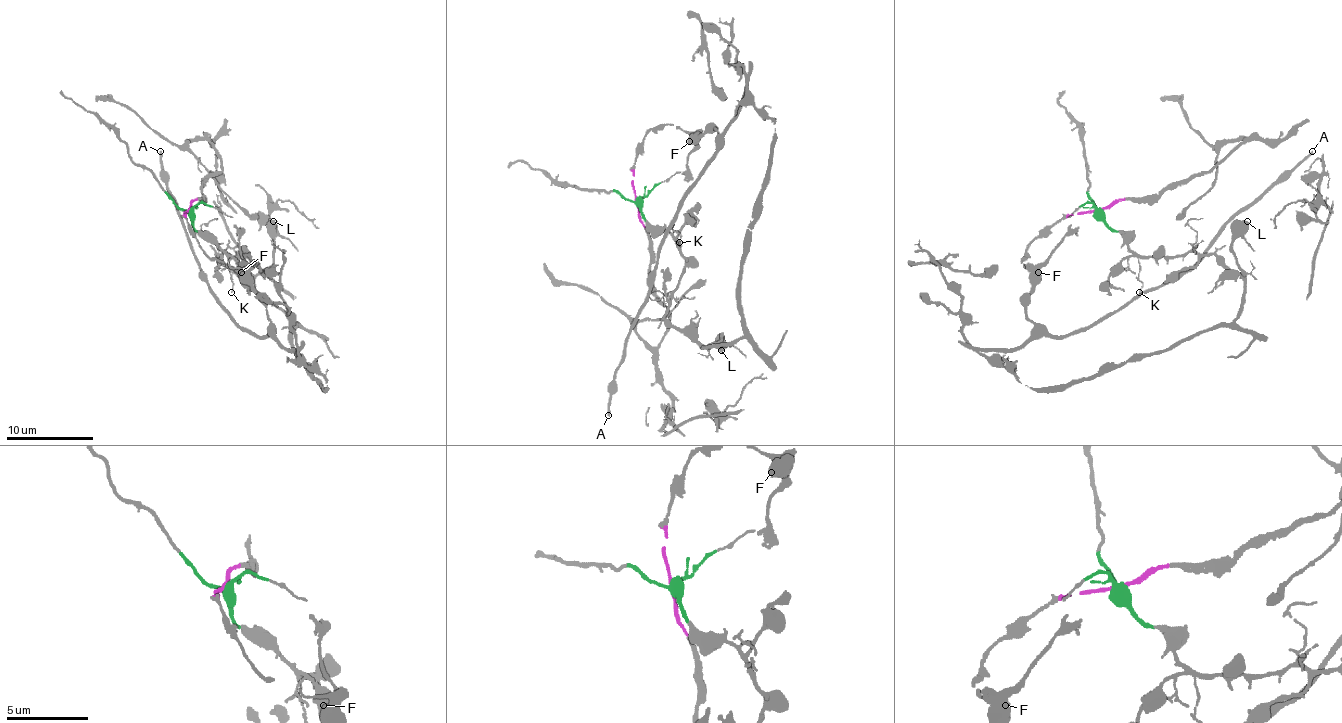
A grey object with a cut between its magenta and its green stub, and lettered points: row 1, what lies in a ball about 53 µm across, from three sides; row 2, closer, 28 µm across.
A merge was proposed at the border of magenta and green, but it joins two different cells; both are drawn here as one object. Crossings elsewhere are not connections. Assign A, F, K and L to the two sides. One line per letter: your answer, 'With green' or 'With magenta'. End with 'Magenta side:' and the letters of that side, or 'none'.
A: With green
F: With green
K: With green
L: With green
Magenta side: none

